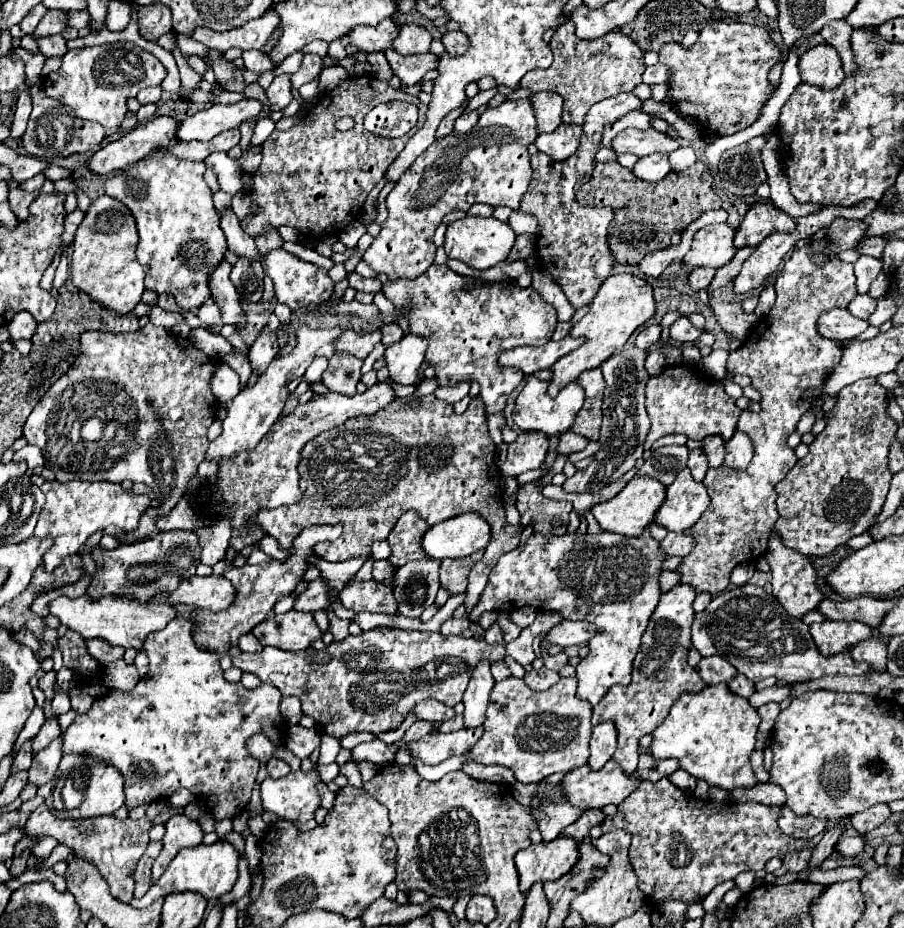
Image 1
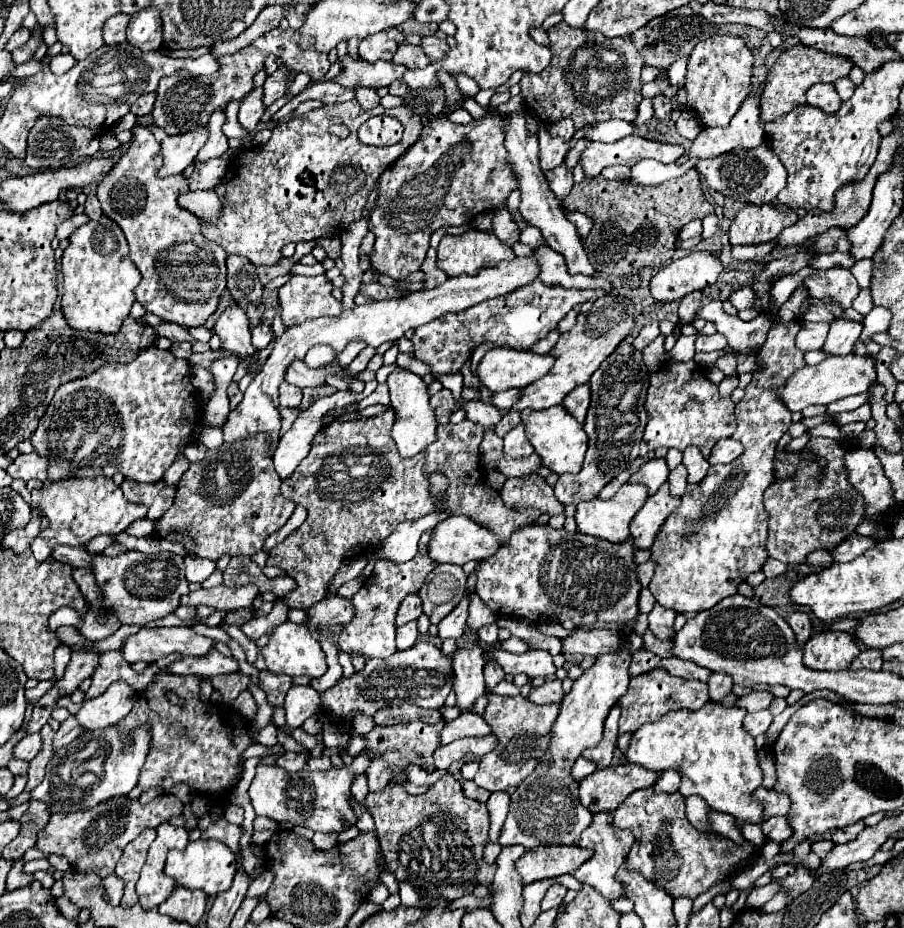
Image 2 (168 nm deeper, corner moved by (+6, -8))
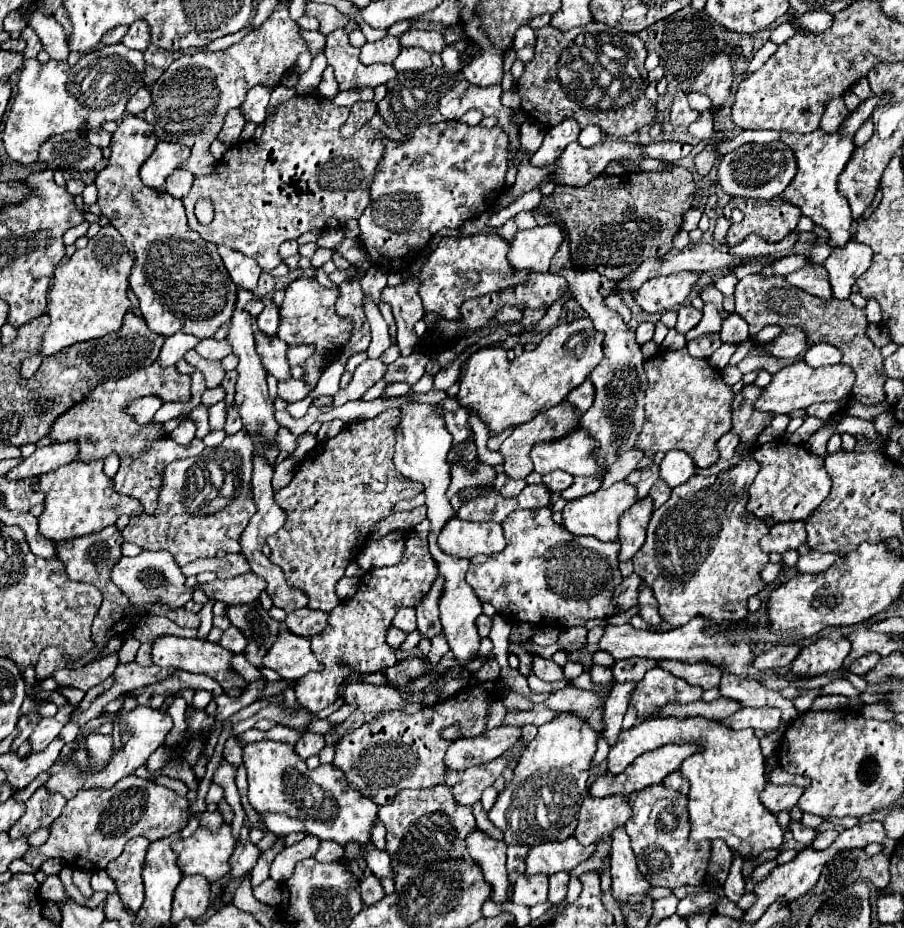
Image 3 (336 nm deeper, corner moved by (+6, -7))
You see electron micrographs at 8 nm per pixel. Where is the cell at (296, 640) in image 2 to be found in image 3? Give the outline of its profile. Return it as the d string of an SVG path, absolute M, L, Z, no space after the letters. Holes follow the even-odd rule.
M281 630L281 636L277 636L275 644L265 654L263 666L275 670L285 680L299 680L301 676L323 668L313 656L309 638L293 636L289 630Z

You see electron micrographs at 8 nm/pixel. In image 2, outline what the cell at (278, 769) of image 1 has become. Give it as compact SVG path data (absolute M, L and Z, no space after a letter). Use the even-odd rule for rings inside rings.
M285 751L281 757L277 757L277 765L285 771L301 771L307 765L309 755L303 753L293 753L293 751Z

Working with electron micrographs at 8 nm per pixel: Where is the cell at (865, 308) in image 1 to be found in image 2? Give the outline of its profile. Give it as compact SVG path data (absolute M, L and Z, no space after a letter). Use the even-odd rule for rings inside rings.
M837 319L831 323L827 341L821 347L821 351L825 355L847 355L847 353L851 353L853 343L859 339L861 331L863 331L863 323Z

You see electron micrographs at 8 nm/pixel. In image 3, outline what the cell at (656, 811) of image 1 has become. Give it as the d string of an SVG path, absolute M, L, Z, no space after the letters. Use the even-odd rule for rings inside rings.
M661 784L659 786L649 786L639 792L633 792L629 796L629 806L633 810L633 816L629 818L625 830L631 838L633 852L637 856L639 872L643 878L651 882L651 886L665 886L665 888L679 888L679 886L701 886L707 880L707 864L711 858L711 844L709 842L697 842L693 844L689 840L689 814L687 814L687 796L665 790Z

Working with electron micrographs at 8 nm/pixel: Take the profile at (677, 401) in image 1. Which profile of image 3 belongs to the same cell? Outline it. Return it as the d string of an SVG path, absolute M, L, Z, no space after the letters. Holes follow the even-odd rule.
M687 348L677 352L661 350L645 360L645 370L649 378L645 396L645 424L639 434L637 448L647 456L669 450L685 450L697 468L707 468L719 460L715 442L731 430L731 404L733 392L721 380L719 370L715 370L707 360L693 358Z

